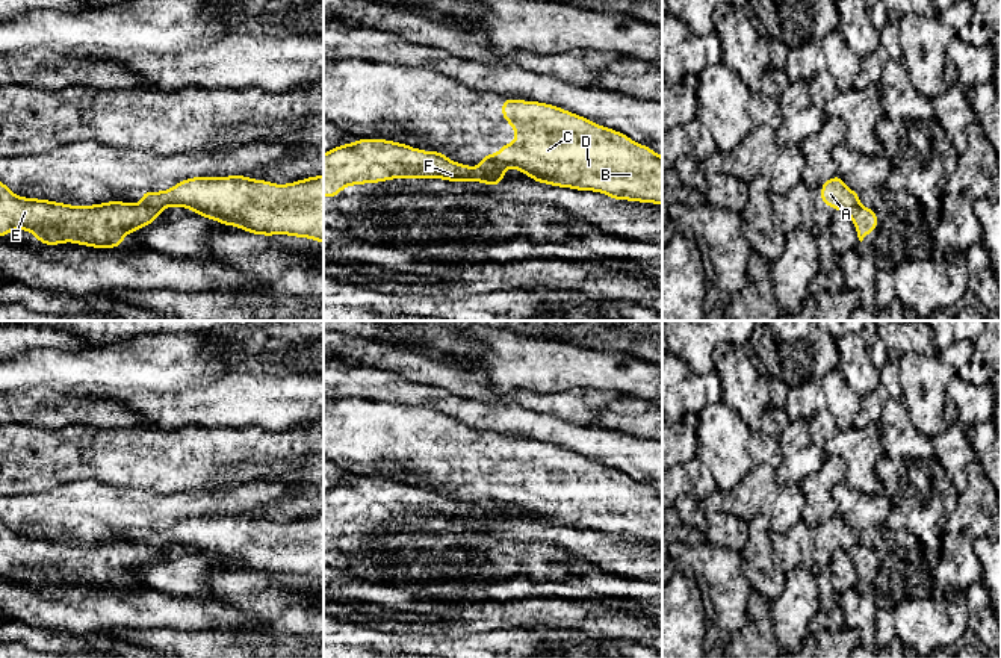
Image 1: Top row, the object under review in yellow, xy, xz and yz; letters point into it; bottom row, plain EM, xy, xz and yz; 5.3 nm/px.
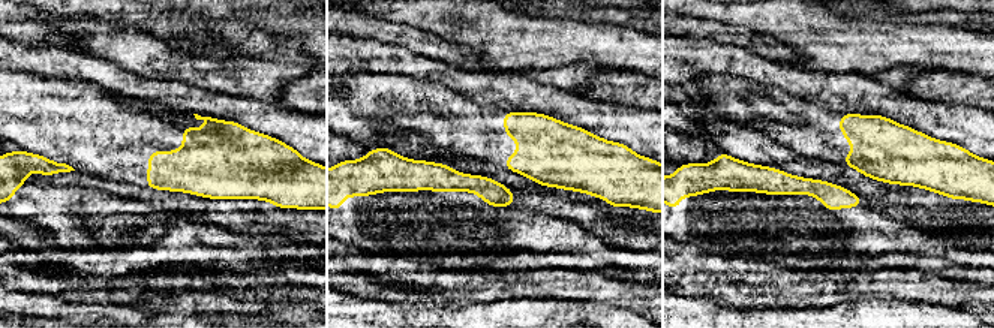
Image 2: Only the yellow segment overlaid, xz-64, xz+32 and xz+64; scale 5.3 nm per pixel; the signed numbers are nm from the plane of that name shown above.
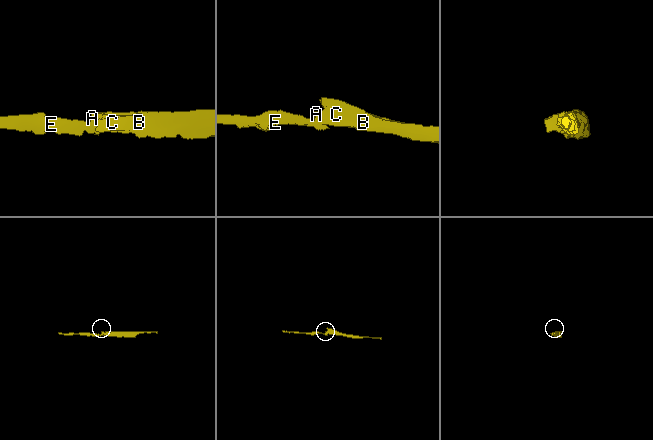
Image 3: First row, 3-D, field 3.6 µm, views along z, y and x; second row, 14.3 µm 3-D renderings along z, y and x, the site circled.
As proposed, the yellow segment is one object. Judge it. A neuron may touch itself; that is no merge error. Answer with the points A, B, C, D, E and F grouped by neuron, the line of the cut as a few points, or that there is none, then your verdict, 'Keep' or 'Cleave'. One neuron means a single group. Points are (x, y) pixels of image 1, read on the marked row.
Groups: A B C D / E F. Split along xz (480, 167), (502, 177). Cleave

